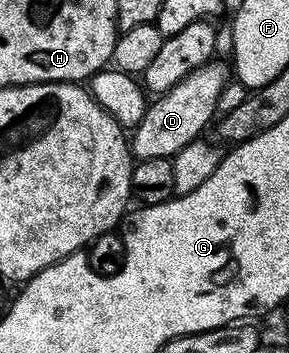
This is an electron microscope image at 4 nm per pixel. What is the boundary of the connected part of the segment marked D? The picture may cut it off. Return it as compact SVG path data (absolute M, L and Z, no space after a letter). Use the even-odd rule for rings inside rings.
M210 61L204 63L199 69L187 73L179 85L170 91L158 94L157 99L146 106L143 121L132 128L131 150L134 160L163 157L172 159L179 154L188 143L202 138L206 134L205 126L214 122L218 114L220 94L231 80L231 67L228 62L217 63Z

